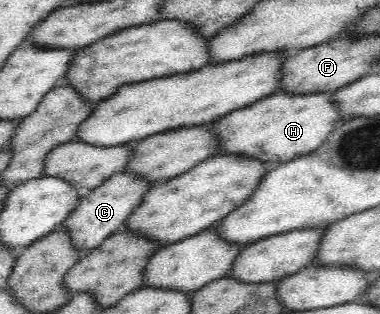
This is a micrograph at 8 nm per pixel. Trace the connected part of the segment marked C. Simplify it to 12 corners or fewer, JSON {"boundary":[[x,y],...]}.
{"boundary":[[131,170],[79,199],[61,228],[93,250],[123,230],[155,183]]}

